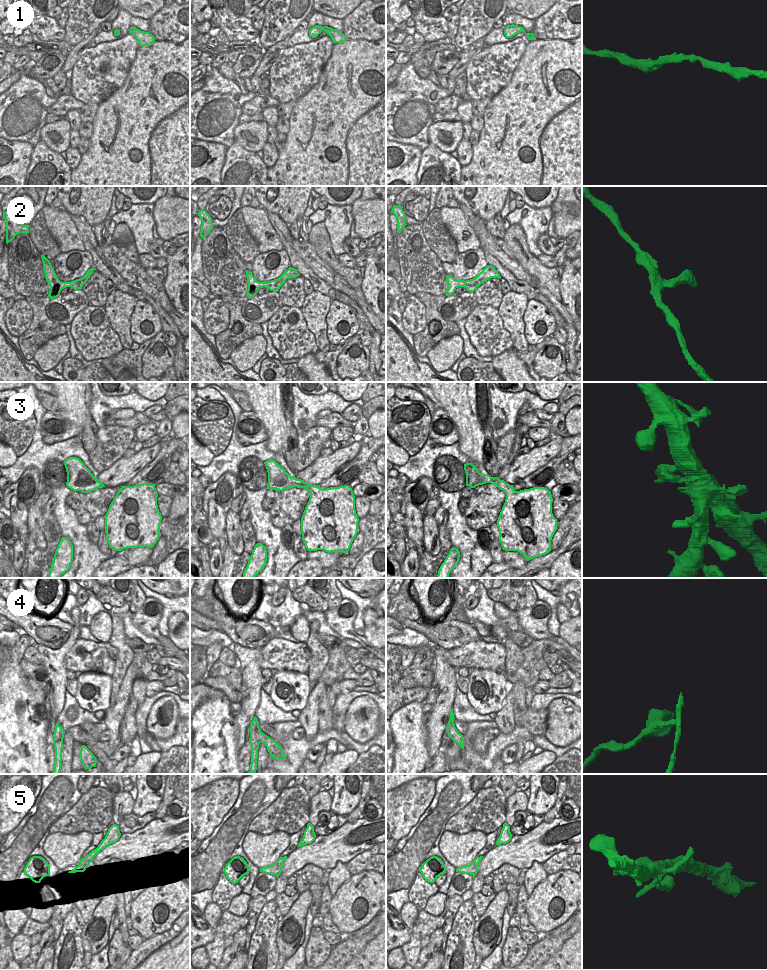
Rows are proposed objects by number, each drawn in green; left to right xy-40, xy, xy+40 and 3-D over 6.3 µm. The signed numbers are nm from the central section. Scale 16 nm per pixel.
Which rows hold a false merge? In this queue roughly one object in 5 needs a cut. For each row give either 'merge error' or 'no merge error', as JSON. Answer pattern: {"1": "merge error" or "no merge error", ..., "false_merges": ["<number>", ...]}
{"1": "no merge error", "2": "no merge error", "3": "no merge error", "4": "merge error", "5": "no merge error", "false_merges": ["4"]}

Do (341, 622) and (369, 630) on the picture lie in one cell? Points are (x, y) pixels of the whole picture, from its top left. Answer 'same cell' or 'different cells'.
different cells

